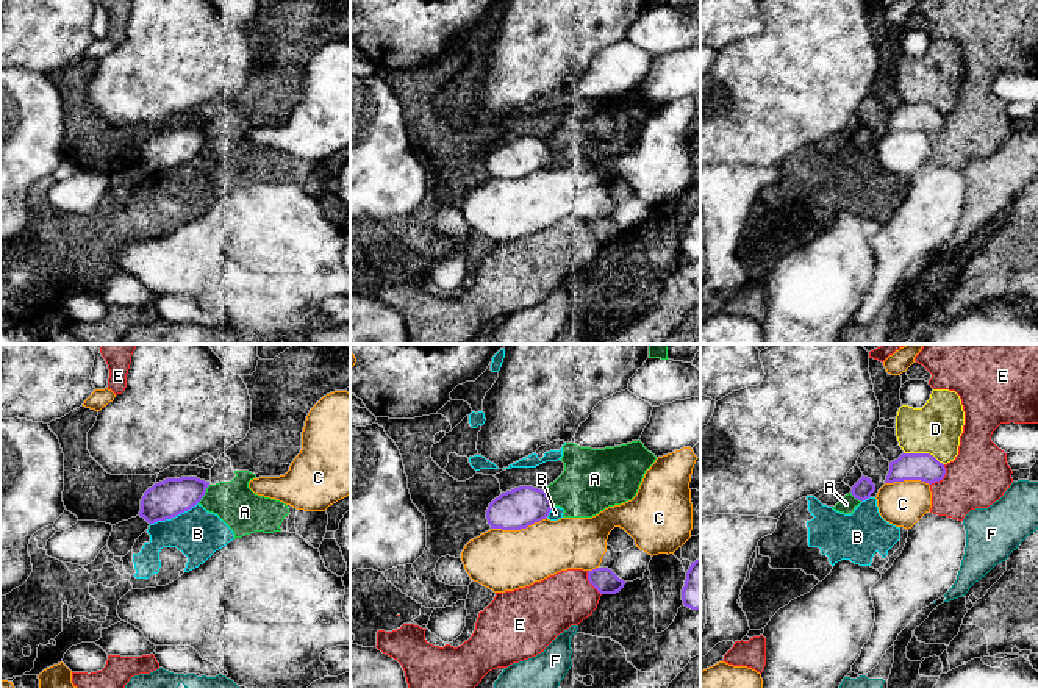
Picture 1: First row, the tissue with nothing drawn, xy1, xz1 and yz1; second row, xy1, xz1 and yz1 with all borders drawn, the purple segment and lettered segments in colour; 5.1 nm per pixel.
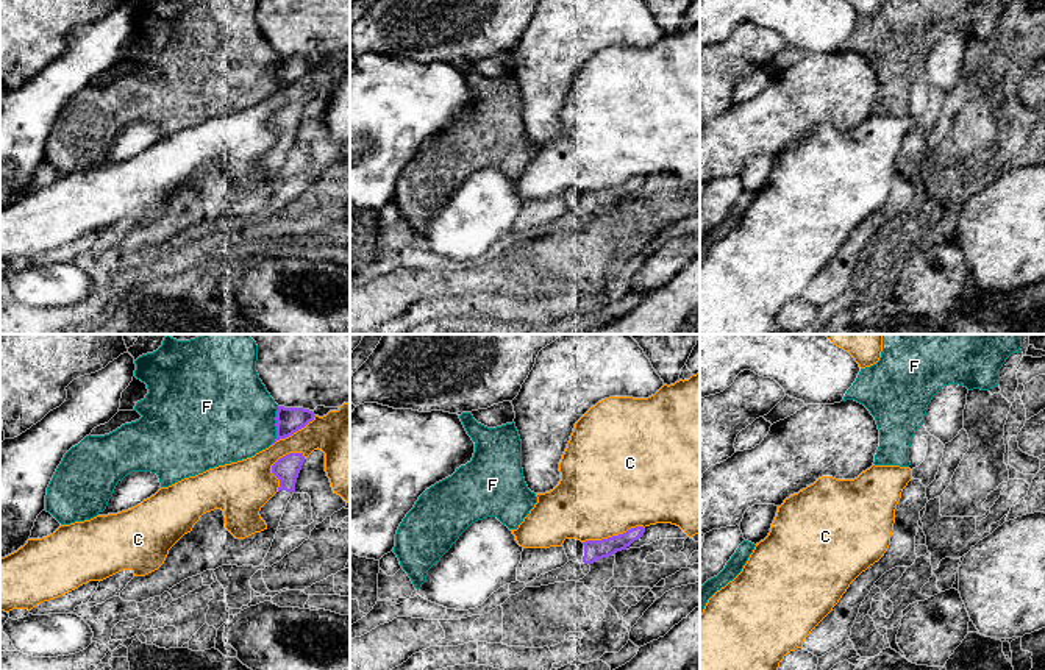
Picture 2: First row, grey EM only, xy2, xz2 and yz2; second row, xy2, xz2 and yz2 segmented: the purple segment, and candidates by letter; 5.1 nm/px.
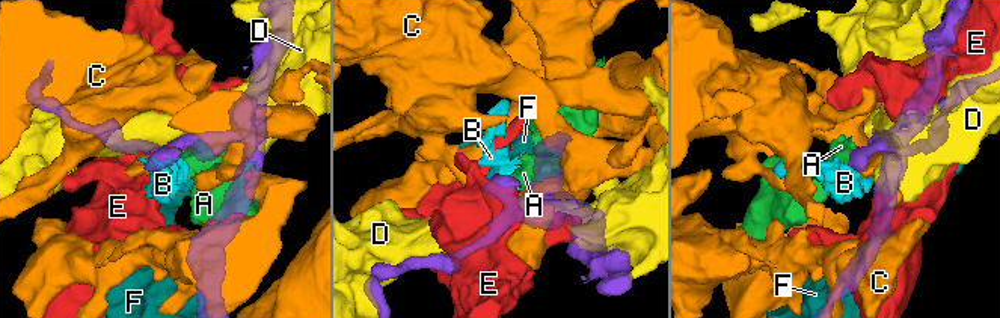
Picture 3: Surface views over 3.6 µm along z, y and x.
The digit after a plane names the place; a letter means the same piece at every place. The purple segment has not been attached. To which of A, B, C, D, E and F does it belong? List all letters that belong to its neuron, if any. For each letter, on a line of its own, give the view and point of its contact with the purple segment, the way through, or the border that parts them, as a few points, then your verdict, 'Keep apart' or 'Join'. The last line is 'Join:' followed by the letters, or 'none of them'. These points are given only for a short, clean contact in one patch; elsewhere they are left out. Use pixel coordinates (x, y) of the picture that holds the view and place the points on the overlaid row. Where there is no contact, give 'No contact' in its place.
A: Touches purple at xy1 (204, 494). Keep apart
B: Touches purple at xy1 (174, 516). Boundary: xy1 (197, 502), (171, 518), (150, 524). Keep apart
C: Touches purple at xy2 (274, 464). Keep apart
D: Touches purple at yz1 (924, 454). Keep apart
E: Touches purple at yz1 (943, 477). Keep apart
F: Touches purple at xy2 (275, 425). Keep apart
Join: none of them

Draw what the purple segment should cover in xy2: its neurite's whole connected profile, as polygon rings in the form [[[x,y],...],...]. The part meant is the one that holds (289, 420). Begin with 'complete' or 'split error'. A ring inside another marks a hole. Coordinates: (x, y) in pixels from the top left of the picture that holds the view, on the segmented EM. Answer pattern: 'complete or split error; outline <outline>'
complete; outline [[[278,406],[276,411],[276,440],[286,439],[297,433],[298,429],[305,428],[309,422],[314,420],[314,412],[303,408],[284,408]]]

